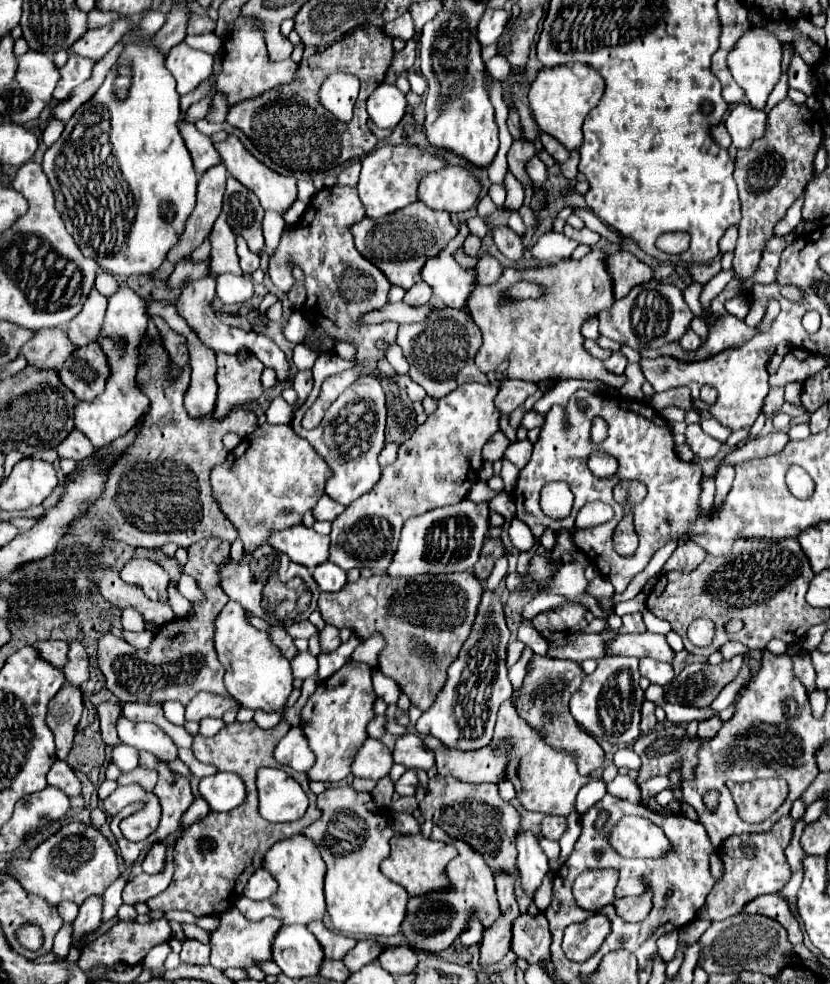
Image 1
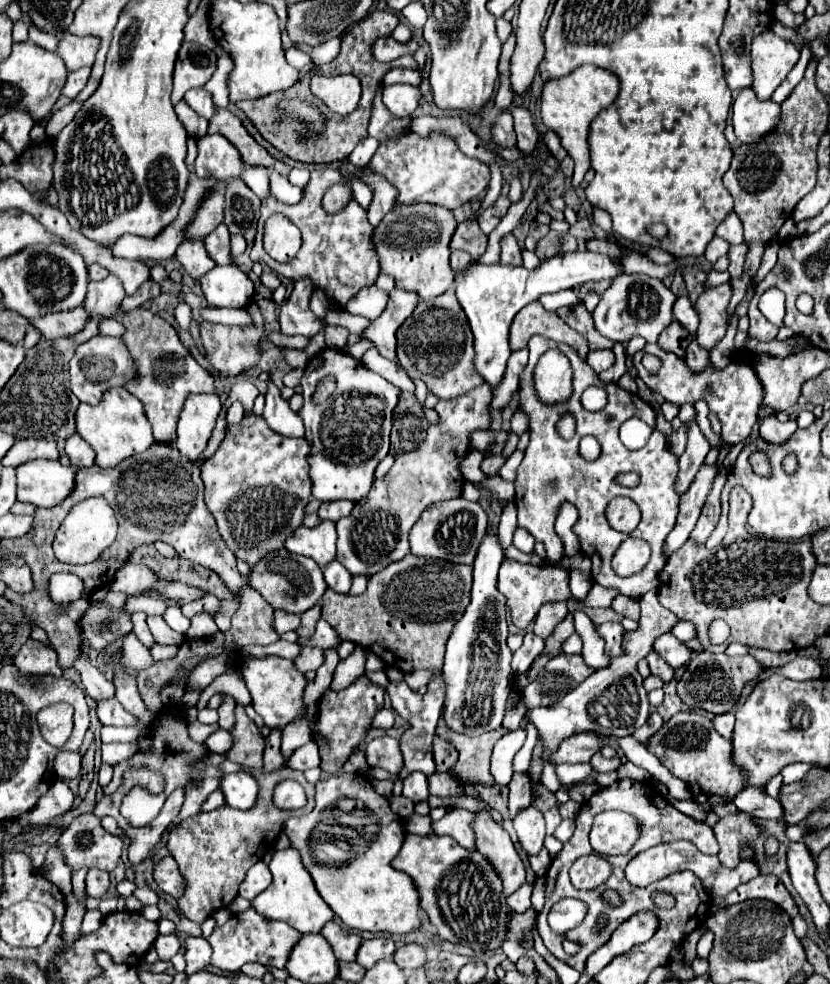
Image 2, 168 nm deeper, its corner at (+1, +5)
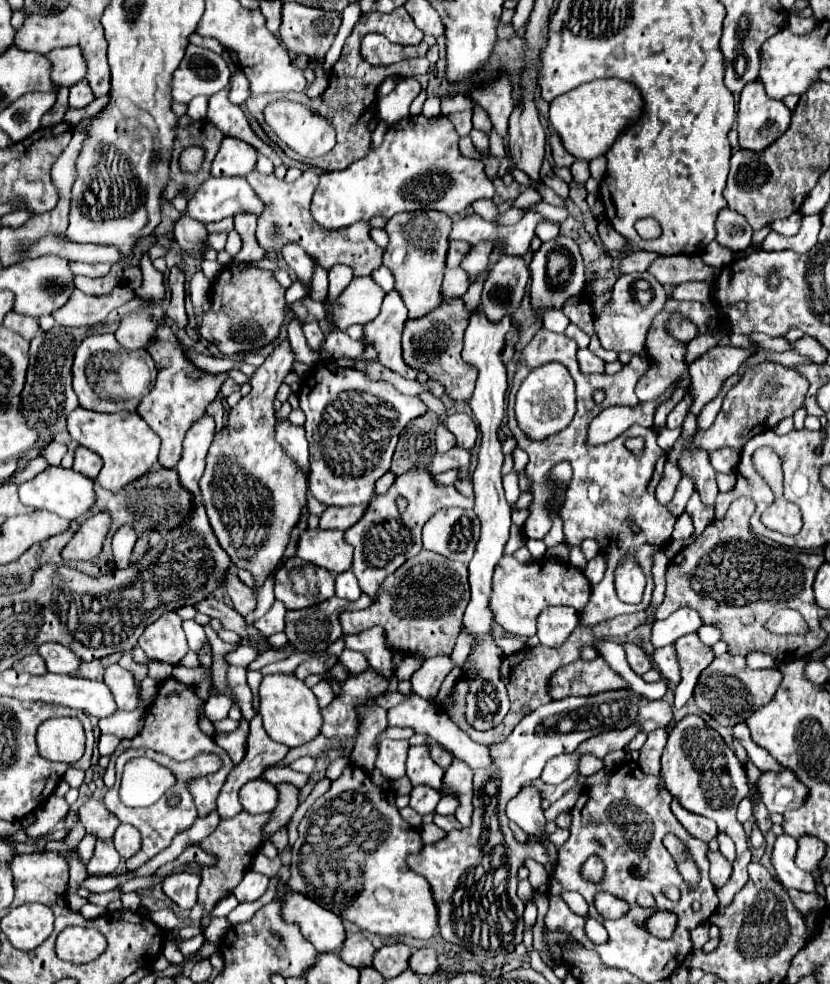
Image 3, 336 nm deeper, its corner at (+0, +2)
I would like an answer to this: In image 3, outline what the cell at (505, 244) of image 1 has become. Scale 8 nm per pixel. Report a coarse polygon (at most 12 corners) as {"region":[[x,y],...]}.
{"region":[[503,256],[483,286],[489,320],[511,316],[529,280],[523,258]]}

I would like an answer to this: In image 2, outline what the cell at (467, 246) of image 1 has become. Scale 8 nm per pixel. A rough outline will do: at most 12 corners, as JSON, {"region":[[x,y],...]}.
{"region":[[452,251],[450,265],[454,273],[474,263],[466,251]]}

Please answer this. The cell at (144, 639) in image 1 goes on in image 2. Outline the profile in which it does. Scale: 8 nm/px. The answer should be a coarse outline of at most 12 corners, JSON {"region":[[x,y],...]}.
{"region":[[156,645],[150,649],[156,661],[176,657],[178,647]]}

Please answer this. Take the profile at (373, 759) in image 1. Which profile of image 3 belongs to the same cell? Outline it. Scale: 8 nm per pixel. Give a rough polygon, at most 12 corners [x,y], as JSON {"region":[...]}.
{"region":[[383,740],[375,768],[389,780],[405,776],[407,740]]}

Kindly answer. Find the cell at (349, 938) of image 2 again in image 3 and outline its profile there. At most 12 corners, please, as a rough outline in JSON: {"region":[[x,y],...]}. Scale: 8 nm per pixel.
{"region":[[361,932],[345,938],[339,956],[353,968],[371,966],[373,944]]}

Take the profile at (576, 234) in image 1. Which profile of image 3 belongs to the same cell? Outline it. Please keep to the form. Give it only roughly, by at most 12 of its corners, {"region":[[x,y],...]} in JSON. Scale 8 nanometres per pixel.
{"region":[[527,188],[515,200],[519,208],[533,208],[543,198],[533,190]]}

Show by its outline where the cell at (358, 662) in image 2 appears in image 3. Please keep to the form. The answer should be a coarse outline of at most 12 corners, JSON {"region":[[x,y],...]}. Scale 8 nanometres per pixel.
{"region":[[323,680],[311,690],[319,698],[319,706],[325,706],[335,698],[331,684]]}

